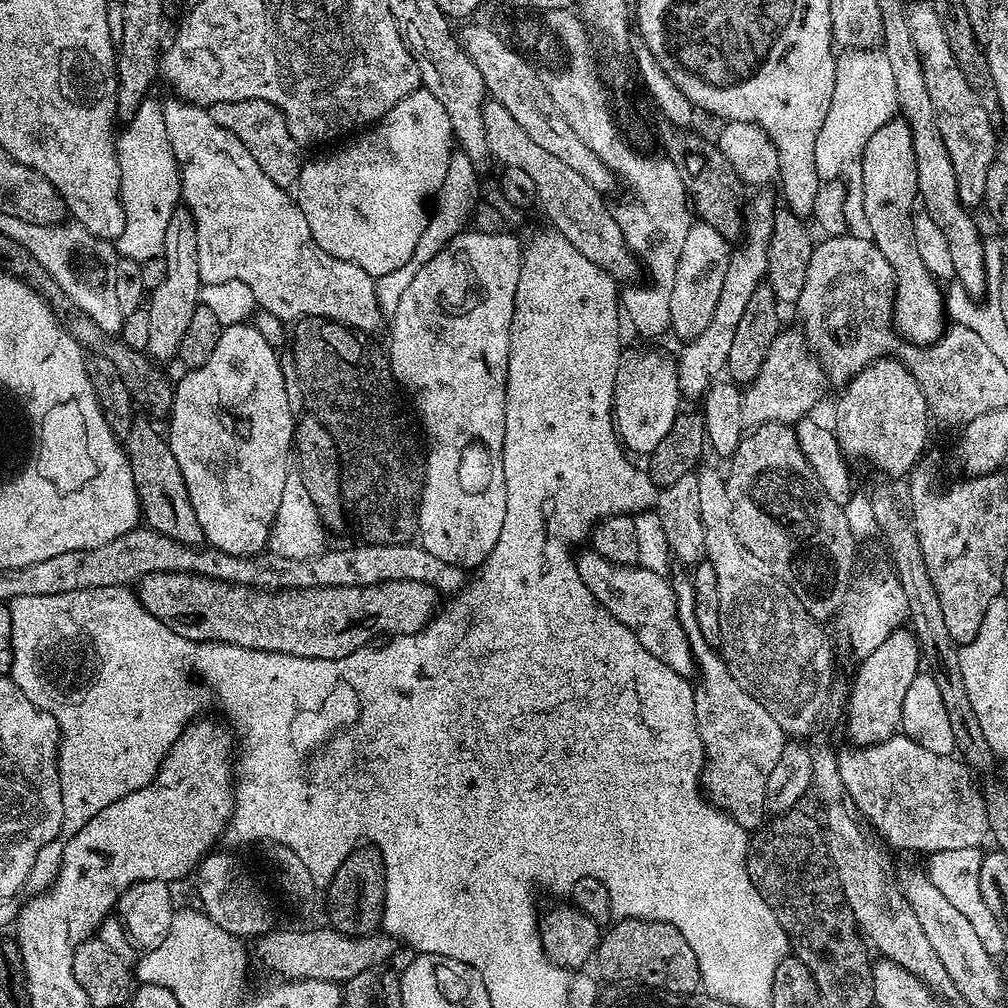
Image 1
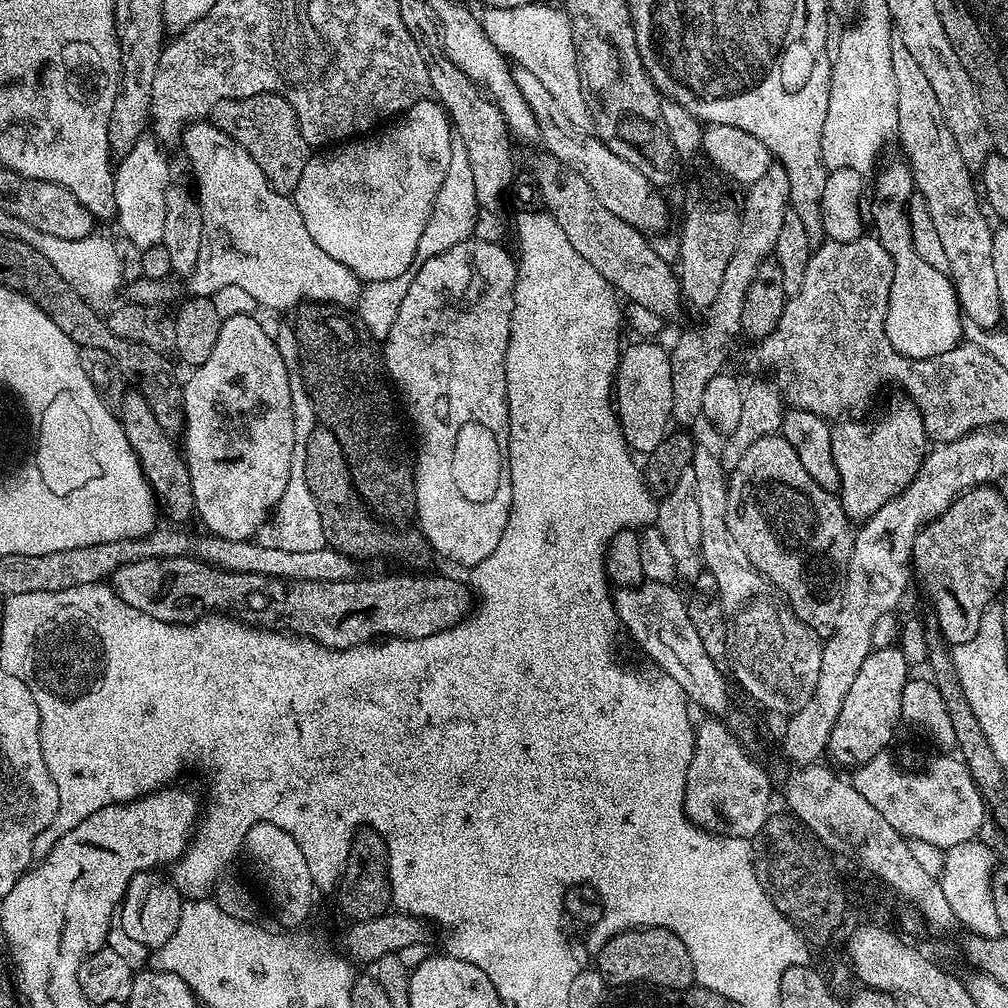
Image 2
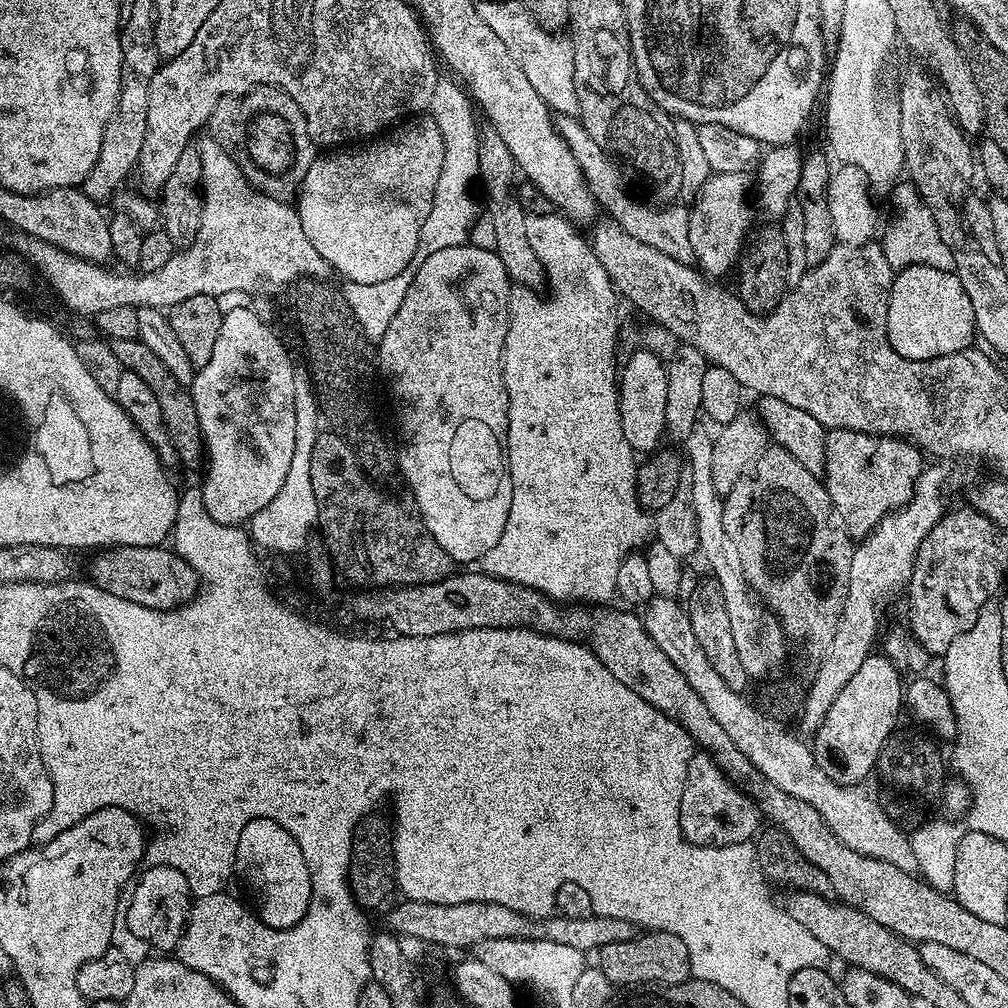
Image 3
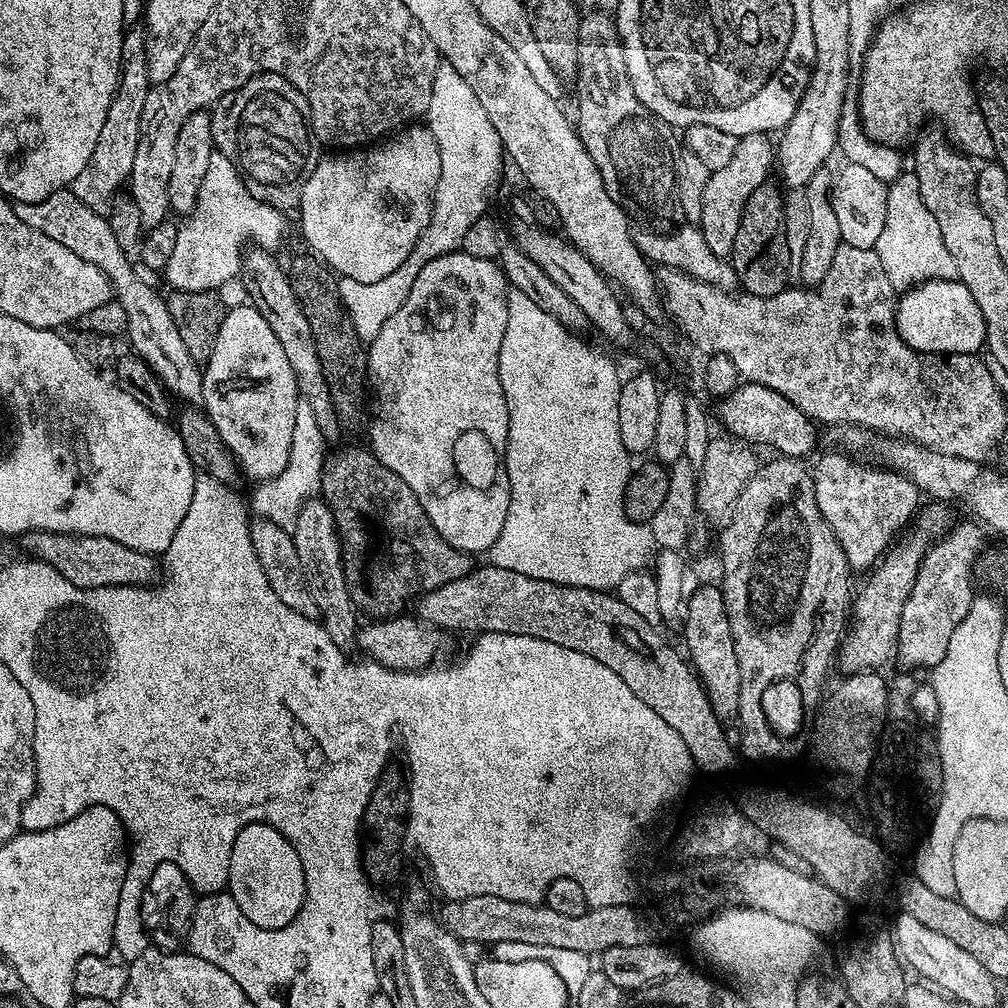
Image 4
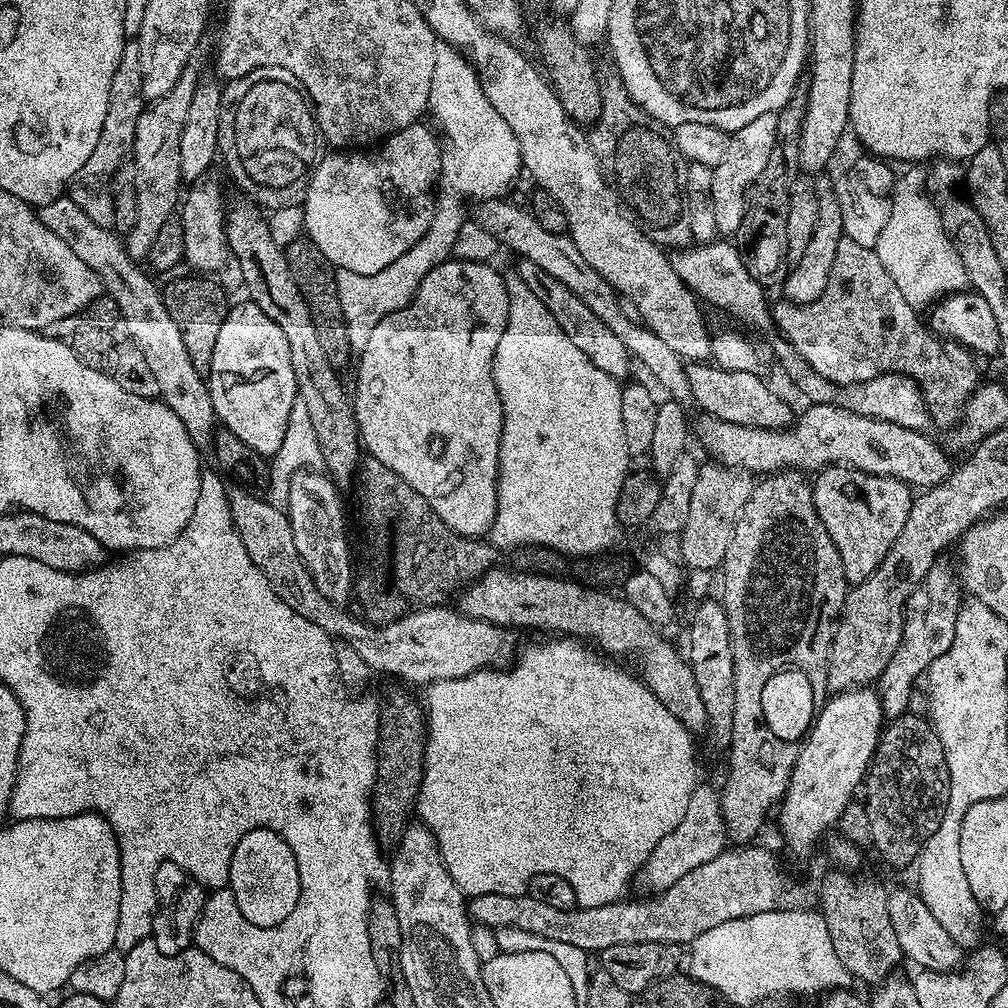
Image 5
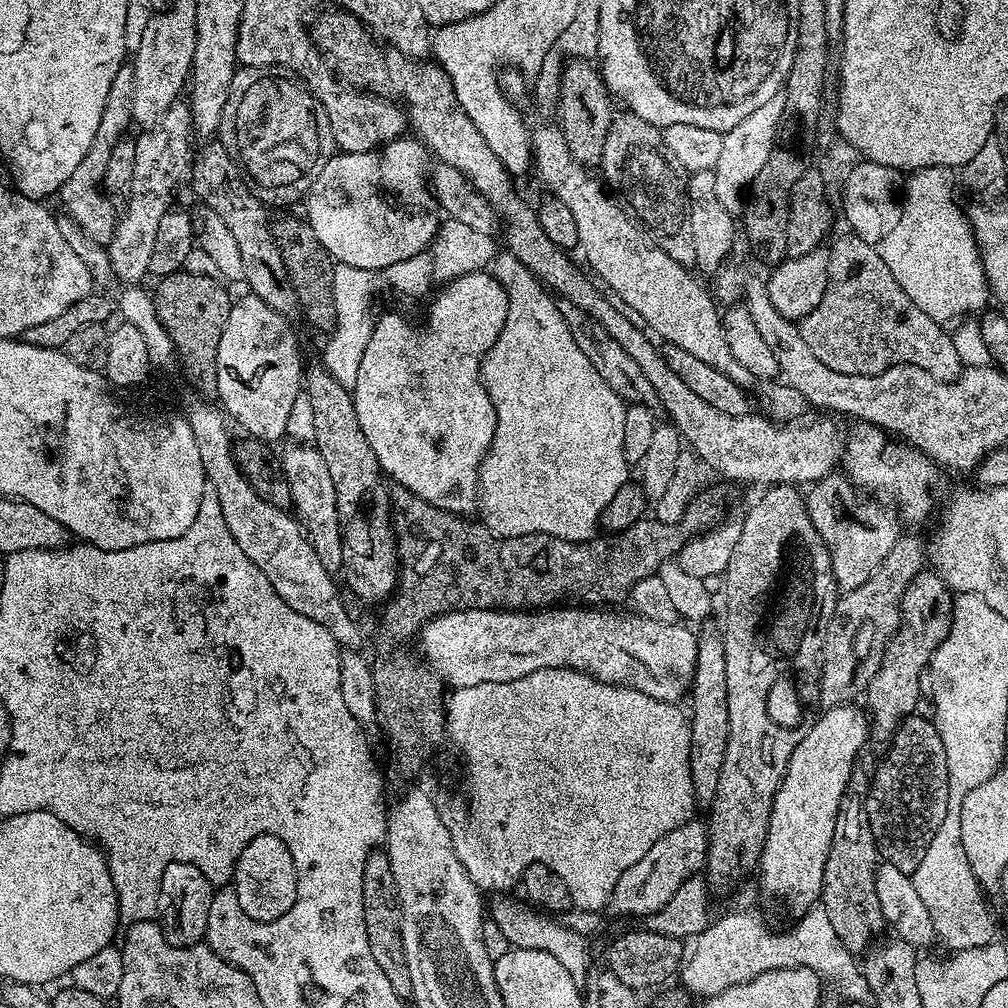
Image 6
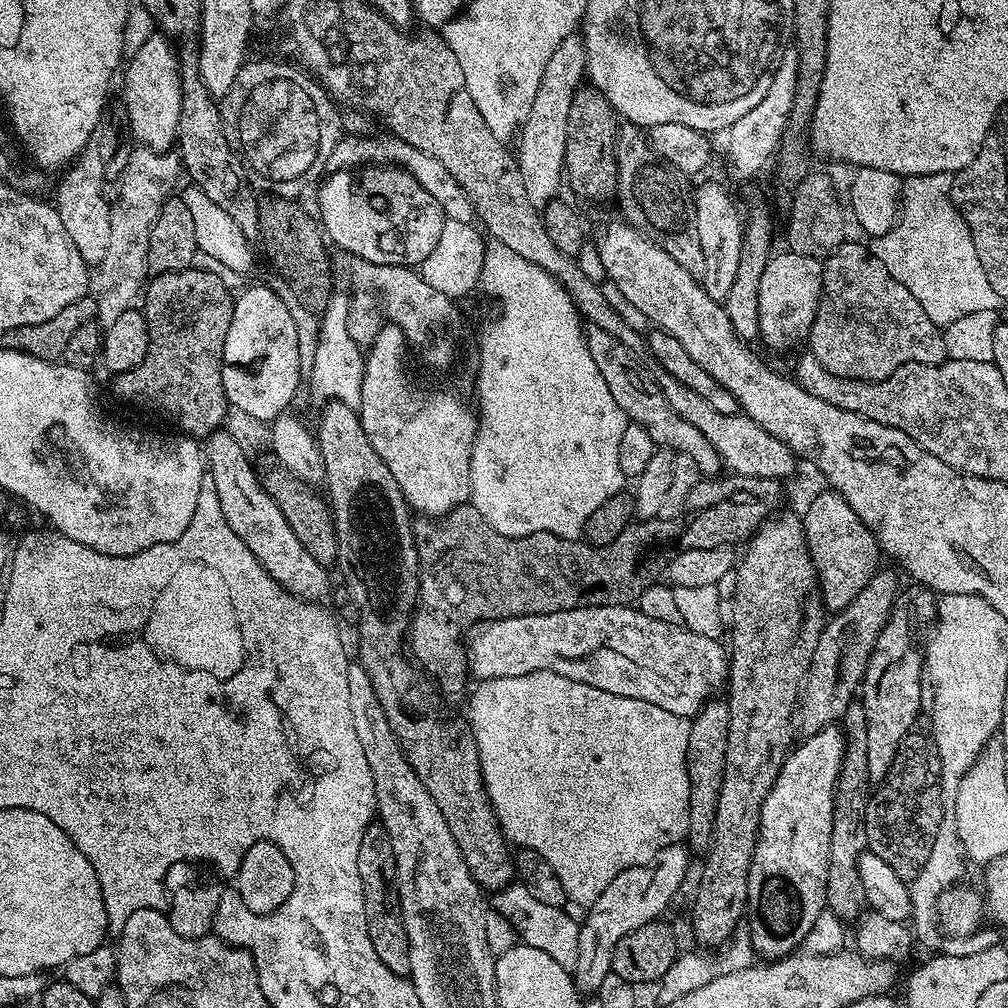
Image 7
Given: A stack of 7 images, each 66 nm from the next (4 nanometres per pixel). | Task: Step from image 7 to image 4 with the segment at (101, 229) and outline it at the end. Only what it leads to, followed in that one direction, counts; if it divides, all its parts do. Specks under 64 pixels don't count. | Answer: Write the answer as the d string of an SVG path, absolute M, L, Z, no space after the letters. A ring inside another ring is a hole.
M129 27L124 33L122 58L120 59L120 81L116 84L116 96L106 110L106 123L102 134L98 134L98 146L86 162L86 170L74 178L70 190L94 214L108 216L117 193L121 191L120 183L127 181L134 170L134 154L138 154L138 138L142 130L142 110L146 106L149 88L153 87L150 74L146 70L146 42L143 27Z

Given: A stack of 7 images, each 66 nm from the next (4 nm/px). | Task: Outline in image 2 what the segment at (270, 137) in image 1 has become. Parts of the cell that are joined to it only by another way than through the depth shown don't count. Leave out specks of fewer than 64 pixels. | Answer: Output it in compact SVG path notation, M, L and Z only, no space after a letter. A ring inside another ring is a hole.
M263 92L241 100L223 100L218 102L218 106L214 106L210 120L218 126L218 130L222 130L231 140L238 142L251 154L254 162L258 162L262 174L266 174L268 185L274 191L285 194L295 193L298 178L302 178L302 170L308 165L310 159L310 146L302 138L300 119L294 114L290 102L275 96L272 92Z

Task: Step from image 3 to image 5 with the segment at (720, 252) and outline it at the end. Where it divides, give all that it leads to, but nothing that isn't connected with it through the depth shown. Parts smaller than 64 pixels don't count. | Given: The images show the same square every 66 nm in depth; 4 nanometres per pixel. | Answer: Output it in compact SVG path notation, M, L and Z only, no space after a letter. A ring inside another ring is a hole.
M767 112L754 122L746 122L737 132L728 137L726 154L722 162L712 169L712 205L714 206L714 222L716 231L721 237L731 237L742 226L742 218L748 201L748 188L762 174L766 162L776 145L776 112Z

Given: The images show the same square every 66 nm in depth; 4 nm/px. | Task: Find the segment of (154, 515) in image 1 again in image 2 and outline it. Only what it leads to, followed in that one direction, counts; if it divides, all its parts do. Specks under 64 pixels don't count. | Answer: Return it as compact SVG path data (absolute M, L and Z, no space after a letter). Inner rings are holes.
M128 390L125 393L118 405L118 415L120 425L126 430L126 438L136 451L137 458L140 459L140 465L144 468L144 477L148 480L163 515L165 512L172 519L169 521L177 525L187 525L184 523L190 518L193 519L196 503L192 493L190 470L177 441L168 436L166 430L162 430L158 418L154 418L154 410L150 410L146 398L142 398L142 394L138 391Z

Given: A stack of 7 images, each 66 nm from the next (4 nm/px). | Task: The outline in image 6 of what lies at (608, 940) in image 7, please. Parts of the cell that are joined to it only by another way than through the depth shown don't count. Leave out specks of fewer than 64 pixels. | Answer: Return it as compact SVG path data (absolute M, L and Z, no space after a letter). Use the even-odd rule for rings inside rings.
M699 818L687 820L682 826L670 830L670 834L662 834L662 838L658 838L658 842L654 842L654 846L650 846L650 850L646 850L646 854L638 858L638 862L634 862L634 866L630 866L622 878L618 878L612 891L610 908L620 916L640 918L662 910L662 906L674 898L678 886L705 867L707 858L708 830L705 821Z

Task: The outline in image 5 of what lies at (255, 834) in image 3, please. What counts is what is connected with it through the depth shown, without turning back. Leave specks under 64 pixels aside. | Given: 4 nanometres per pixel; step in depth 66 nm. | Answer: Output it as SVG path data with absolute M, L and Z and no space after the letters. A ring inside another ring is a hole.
M250 830L238 842L238 846L234 846L227 887L234 894L234 902L238 910L242 910L242 918L246 918L246 922L254 922L254 926L263 928L273 928L286 922L294 906L298 906L300 897L298 862L294 850L290 850L288 843L274 830Z

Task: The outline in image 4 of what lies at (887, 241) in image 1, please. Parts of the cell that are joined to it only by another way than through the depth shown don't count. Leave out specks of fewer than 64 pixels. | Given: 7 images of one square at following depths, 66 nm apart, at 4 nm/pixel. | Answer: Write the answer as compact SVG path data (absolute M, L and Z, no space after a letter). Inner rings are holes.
M959 279L925 280L907 289L897 301L896 328L901 338L918 352L948 355L977 355L986 342L986 324L982 310Z

